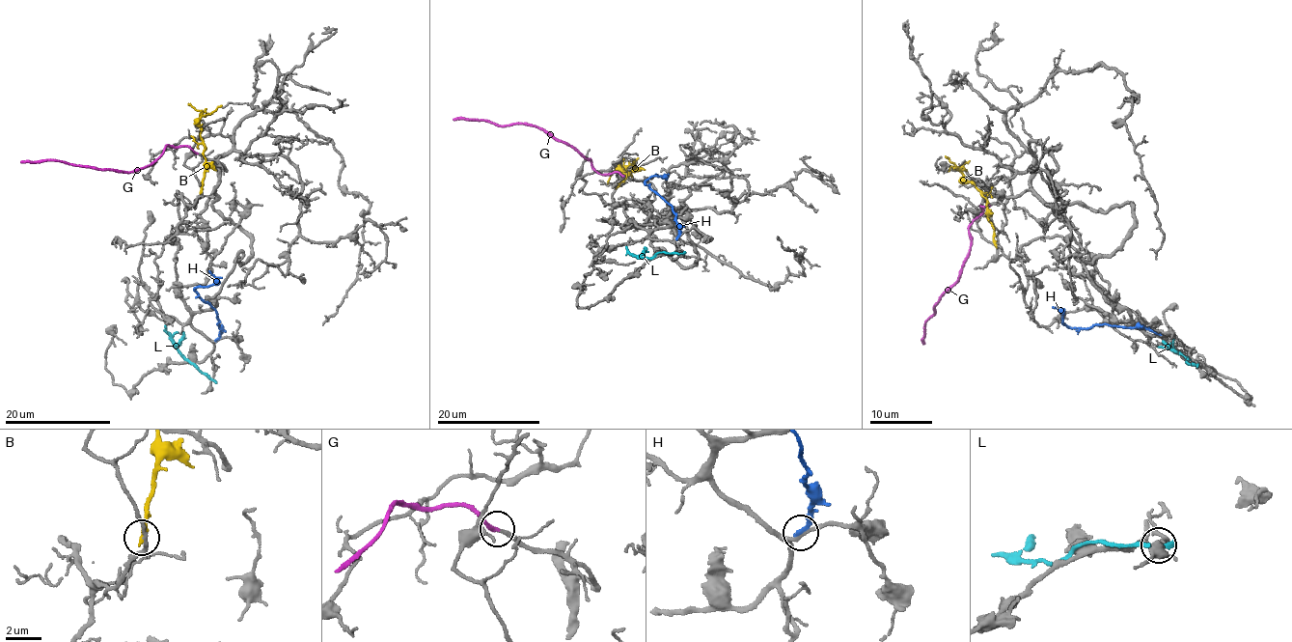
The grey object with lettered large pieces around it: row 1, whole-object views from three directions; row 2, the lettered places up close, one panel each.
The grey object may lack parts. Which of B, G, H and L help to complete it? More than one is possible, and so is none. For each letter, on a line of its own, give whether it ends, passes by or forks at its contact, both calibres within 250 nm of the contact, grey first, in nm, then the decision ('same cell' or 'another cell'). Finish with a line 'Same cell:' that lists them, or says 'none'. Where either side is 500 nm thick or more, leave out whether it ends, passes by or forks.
B: it ends; calibres 190 and 280 nm; another cell
G: it ends; calibres 240 and 240 nm; same cell
H: it ends; calibres 200 and 240 nm; another cell
L: it ends; calibres 220 and 340 nm; another cell
Same cell: G

